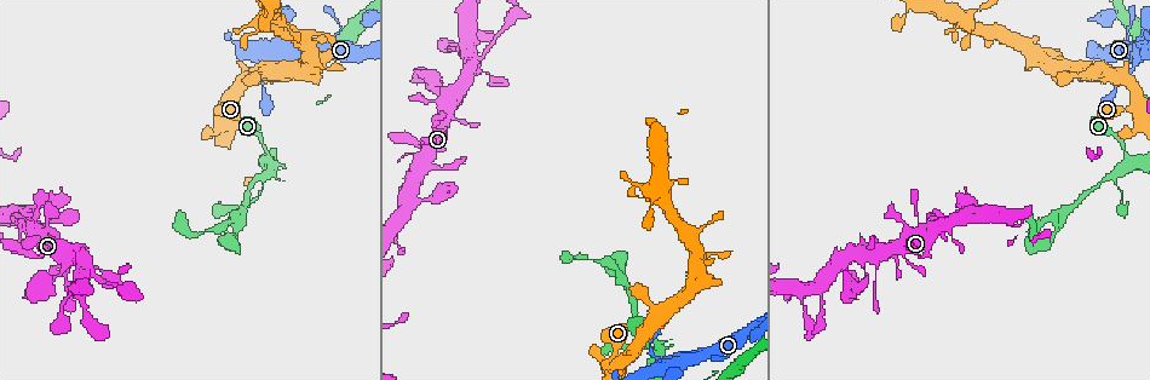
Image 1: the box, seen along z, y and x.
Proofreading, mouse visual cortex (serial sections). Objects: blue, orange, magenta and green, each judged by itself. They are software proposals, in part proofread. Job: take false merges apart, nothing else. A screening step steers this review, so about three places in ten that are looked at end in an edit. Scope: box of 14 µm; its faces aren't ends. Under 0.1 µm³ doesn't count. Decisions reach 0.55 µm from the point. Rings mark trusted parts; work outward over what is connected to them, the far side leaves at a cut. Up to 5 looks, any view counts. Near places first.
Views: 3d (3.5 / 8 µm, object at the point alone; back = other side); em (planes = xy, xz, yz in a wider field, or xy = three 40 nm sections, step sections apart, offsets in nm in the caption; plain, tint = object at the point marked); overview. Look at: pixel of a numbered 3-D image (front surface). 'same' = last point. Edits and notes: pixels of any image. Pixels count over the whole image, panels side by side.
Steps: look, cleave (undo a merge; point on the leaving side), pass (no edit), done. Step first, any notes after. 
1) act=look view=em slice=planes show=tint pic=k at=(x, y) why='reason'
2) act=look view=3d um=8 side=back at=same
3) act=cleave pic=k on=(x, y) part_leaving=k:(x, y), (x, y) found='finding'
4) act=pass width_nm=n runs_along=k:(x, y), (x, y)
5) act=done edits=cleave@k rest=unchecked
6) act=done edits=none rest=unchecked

act=look view=3d um=8 pic=1 at=(1098, 182) why='calibre changes'

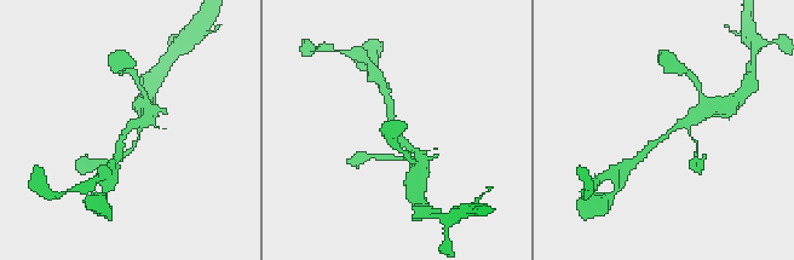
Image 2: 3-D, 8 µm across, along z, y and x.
act=look view=em slice=xy step=2 show=tint pic=2 at=(667, 130) arm_widths_nm=250,250 why='shape alone is not enough'

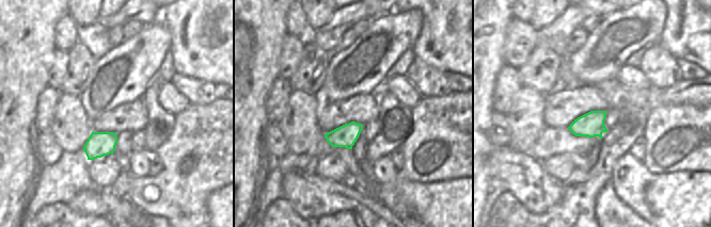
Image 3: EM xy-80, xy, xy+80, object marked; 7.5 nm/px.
act=pass runs_along=2:(691, 119), (669, 131), (644, 152) found='all the same cell'

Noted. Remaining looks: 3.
act=look view=3d um=3.5 pic=1 at=(1052, 217) why='three arms meet'

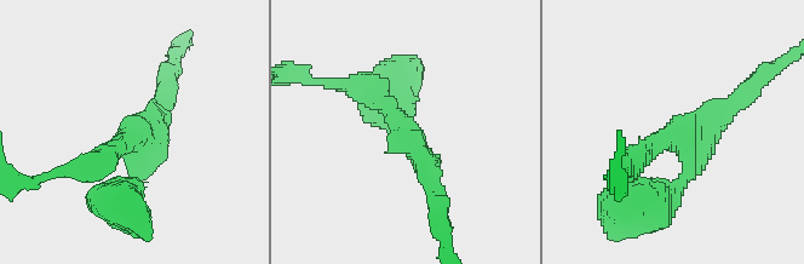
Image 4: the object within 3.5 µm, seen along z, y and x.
act=look view=em slice=xy step=1 show=plain pic=4 at=(133, 137) why='shape alone is not enough'

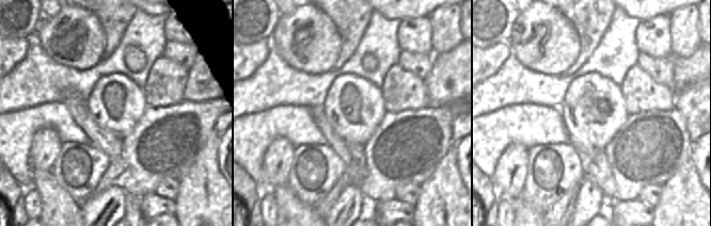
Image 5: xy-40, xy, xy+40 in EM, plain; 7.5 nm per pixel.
act=look view=em slice=xy step=1 show=tint at=same

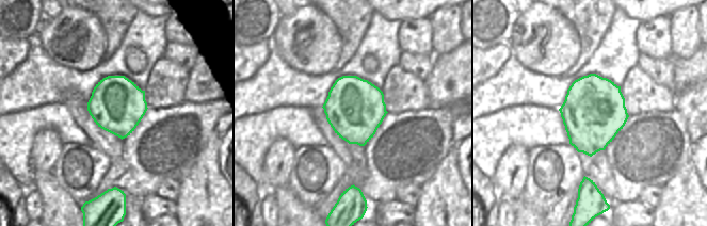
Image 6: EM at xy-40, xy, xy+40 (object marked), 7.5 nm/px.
act=pass width_nm=440 runs_along=4:(739, 102), (658, 198) found='continuous, no second cell'

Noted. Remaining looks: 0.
act=done edits=none rest=unchecked

